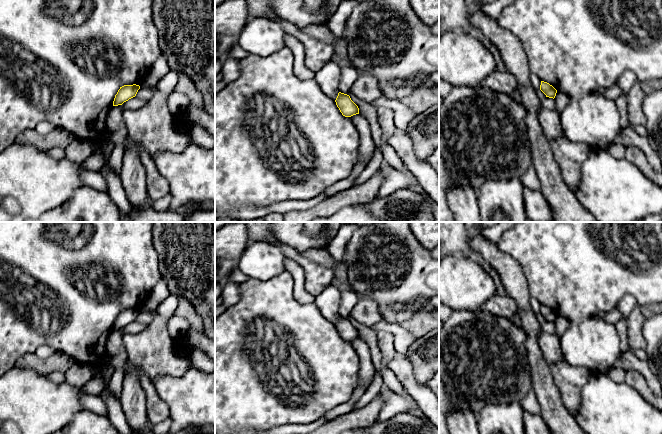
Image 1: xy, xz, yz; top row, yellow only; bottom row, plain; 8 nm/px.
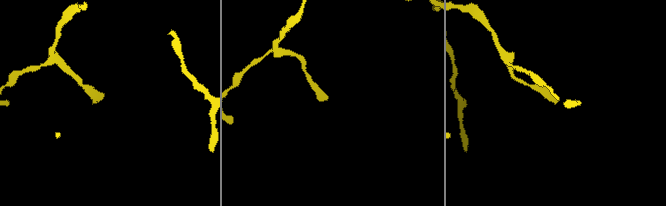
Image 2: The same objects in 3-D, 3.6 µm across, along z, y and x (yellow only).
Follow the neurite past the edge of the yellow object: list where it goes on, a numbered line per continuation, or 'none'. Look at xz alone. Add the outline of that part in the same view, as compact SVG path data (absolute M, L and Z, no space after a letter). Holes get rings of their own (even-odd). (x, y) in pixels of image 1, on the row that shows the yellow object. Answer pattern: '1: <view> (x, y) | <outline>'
none

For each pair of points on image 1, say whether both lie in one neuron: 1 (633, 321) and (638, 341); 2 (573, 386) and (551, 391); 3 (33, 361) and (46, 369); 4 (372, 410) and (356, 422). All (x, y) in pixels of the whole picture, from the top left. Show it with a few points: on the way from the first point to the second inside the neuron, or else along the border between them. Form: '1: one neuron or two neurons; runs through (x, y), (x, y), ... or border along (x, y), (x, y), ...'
1: one neuron; runs through (634, 326), (635, 336)
2: two neurons; border along (549, 367), (562, 405), (567, 411)
3: one neuron; runs through (36, 364), (43, 367)
4: one neuron; runs through (368, 414), (360, 418)

